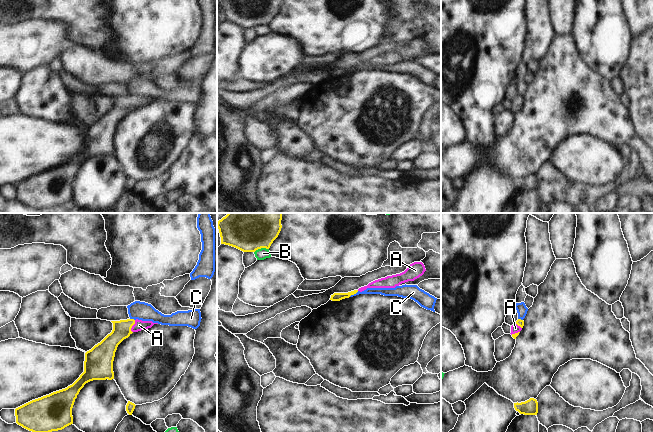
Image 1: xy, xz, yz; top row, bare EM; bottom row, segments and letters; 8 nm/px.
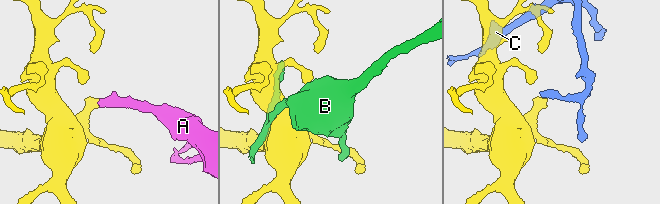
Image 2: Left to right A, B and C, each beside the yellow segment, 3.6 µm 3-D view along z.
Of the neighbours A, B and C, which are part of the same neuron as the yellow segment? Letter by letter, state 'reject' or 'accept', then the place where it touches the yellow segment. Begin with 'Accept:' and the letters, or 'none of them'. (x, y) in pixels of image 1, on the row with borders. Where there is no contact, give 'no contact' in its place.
Accept: A
A: accept | xy (132, 325)
B: reject | xz (261, 247)
C: reject | xz (353, 294)

